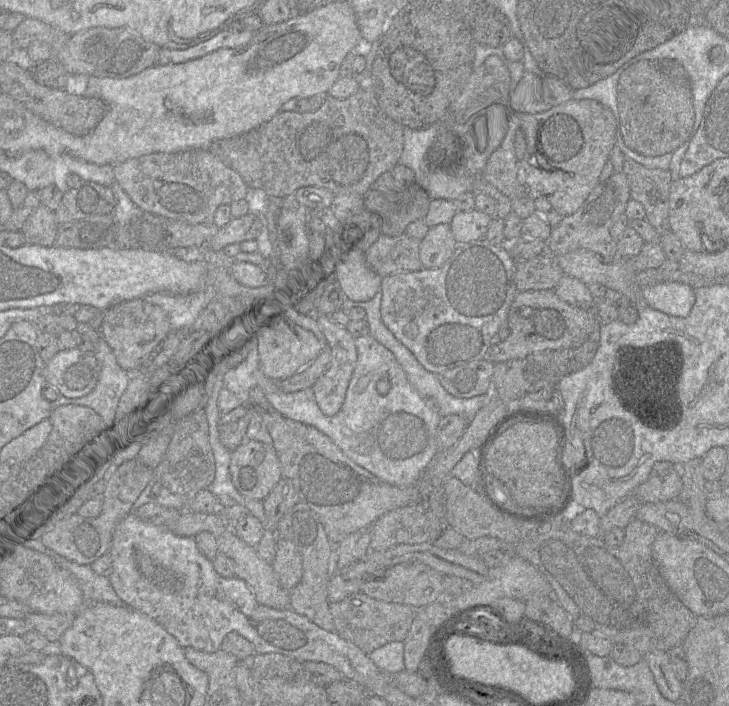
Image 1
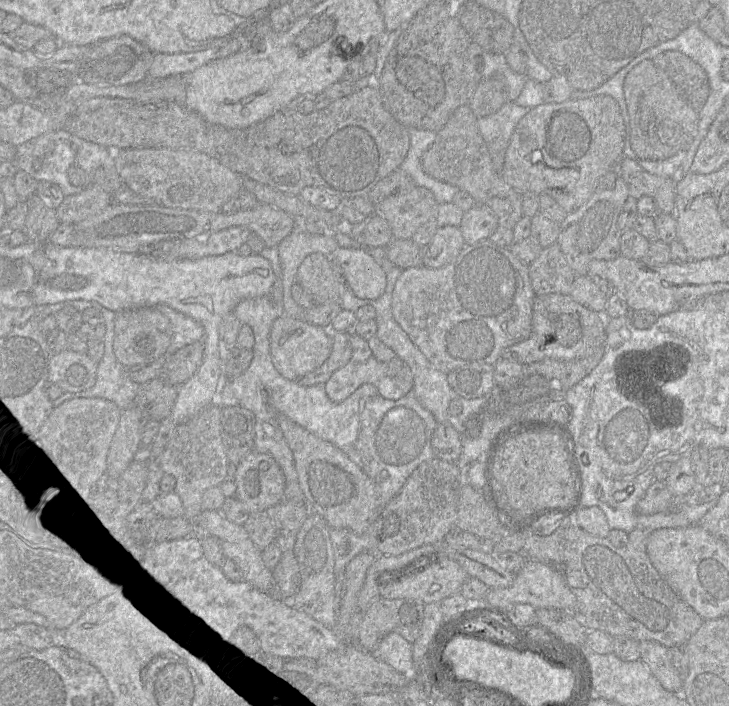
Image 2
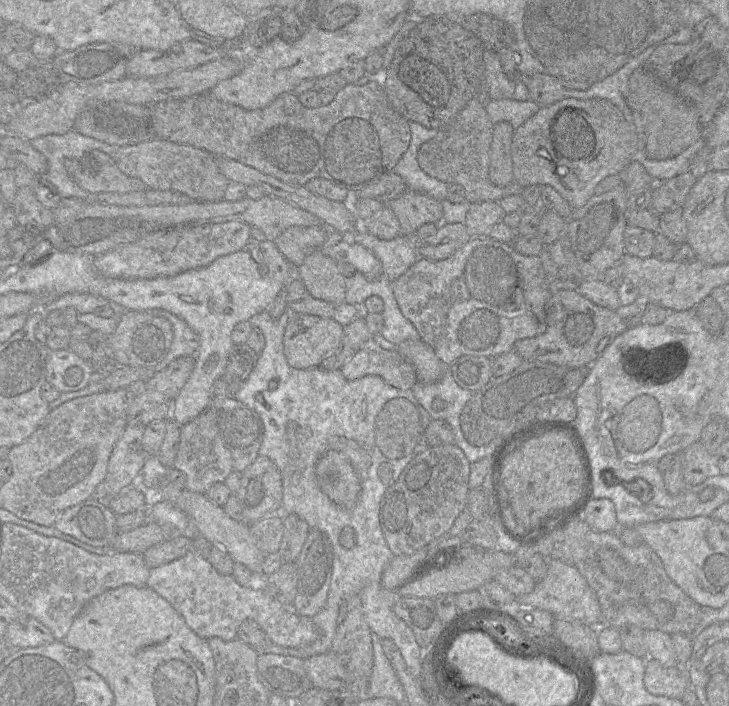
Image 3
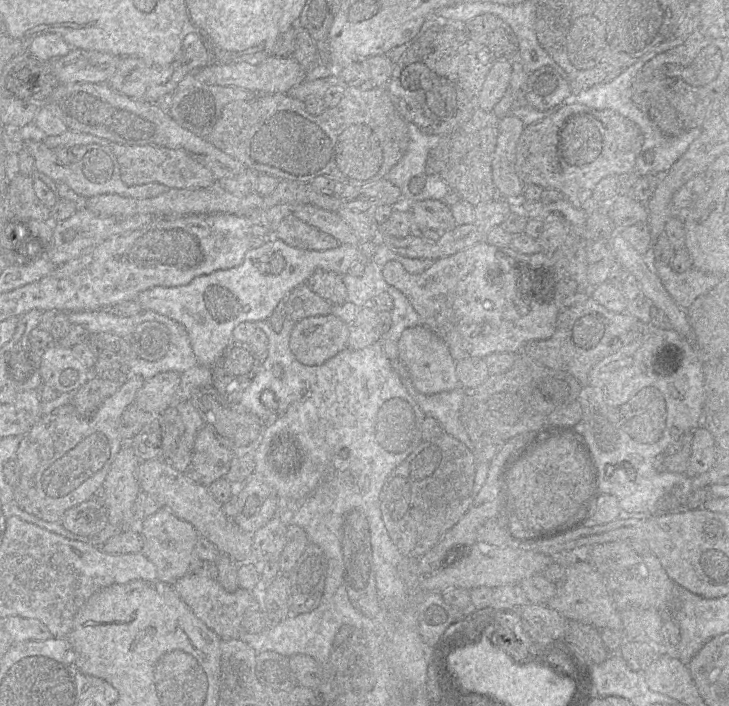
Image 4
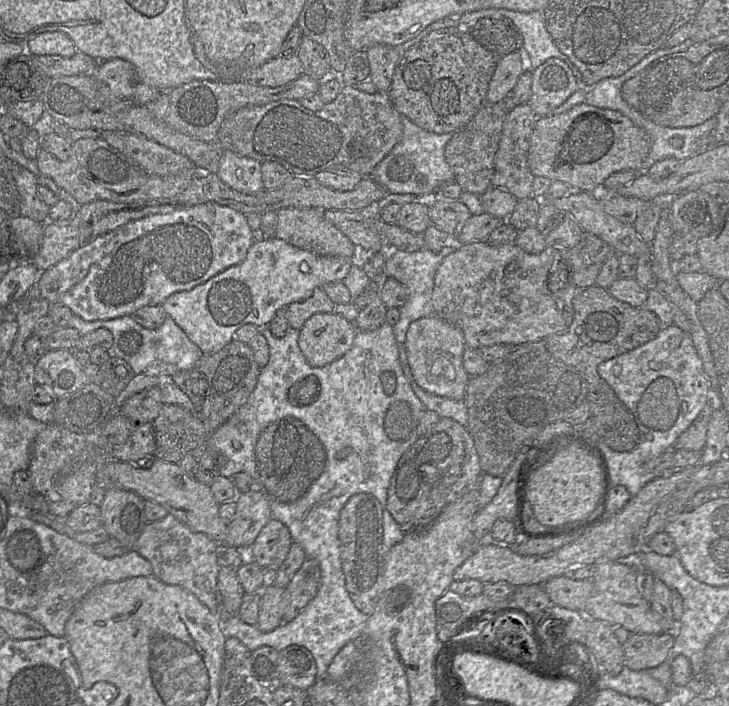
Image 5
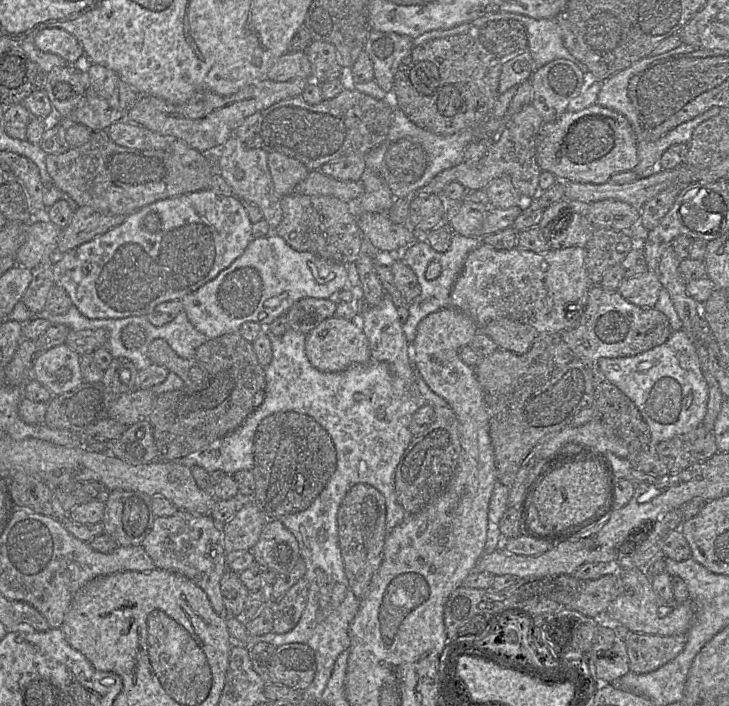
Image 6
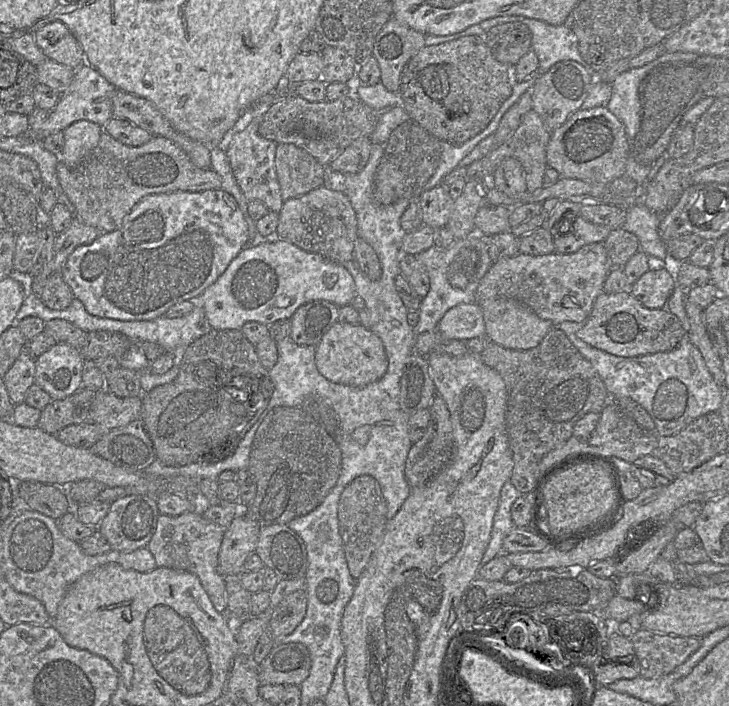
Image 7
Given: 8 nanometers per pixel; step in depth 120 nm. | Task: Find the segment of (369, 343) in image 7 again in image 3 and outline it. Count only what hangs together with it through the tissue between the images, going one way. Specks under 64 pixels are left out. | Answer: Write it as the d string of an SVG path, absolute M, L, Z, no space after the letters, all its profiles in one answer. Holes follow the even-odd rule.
M291 314L283 335L287 363L300 370L318 367L338 348L343 331L333 318Z

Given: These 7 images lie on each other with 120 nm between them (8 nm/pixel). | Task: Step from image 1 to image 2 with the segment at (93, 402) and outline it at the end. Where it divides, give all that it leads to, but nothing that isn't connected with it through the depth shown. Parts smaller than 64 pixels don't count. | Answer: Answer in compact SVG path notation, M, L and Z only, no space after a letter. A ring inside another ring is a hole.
M104 307L101 308L101 313L106 332L103 338L104 354L97 363L95 384L81 392L64 392L52 401L53 408L77 398L103 398L115 403L122 411L134 404L140 385L127 376L126 369L117 361L113 351L116 313Z

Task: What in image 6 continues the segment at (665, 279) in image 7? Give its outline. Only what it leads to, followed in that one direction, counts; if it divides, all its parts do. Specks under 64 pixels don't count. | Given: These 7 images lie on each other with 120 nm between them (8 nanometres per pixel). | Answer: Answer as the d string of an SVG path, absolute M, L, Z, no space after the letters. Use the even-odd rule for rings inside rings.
M646 270L638 276L624 278L617 291L632 304L653 308L662 288L656 271Z

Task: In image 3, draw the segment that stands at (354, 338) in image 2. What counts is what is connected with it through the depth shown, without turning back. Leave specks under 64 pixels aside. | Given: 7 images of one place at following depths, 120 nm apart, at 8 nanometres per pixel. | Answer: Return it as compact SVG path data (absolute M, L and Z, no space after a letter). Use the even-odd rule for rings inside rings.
M372 339L367 341L361 349L350 358L340 369L347 380L357 380L373 375L382 378L388 385L403 391L411 390L418 382L414 367L405 361L400 354L380 348Z

